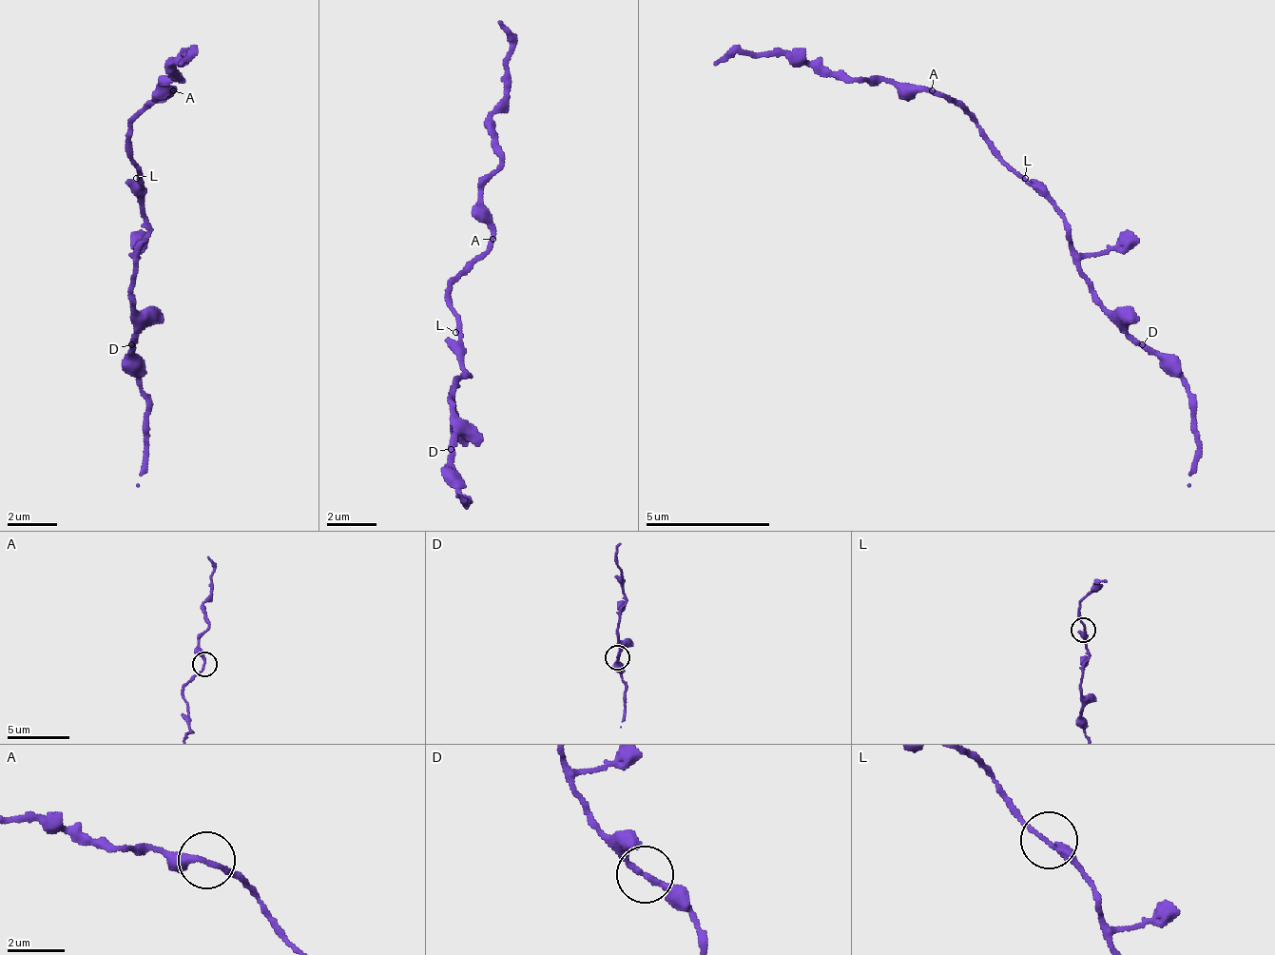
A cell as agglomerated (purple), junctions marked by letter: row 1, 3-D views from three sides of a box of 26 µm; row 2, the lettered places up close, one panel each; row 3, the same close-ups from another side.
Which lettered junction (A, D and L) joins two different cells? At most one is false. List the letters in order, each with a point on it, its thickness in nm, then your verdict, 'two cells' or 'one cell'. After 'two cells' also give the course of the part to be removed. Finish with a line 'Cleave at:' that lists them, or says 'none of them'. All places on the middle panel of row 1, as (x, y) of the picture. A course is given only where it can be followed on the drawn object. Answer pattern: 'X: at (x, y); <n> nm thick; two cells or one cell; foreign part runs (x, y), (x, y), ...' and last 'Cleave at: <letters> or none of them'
A: at (492, 239); 240 nm thick; one cell
D: at (451, 449); 220 nm thick; one cell
L: at (455, 332); 200 nm thick; one cell
Cleave at: none of them

